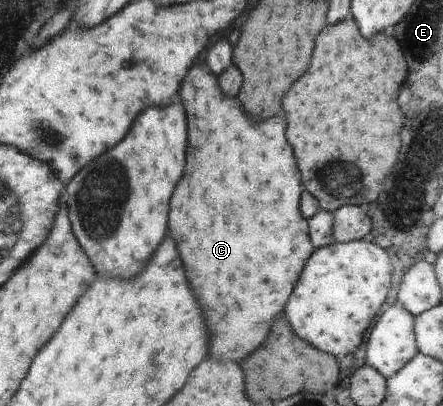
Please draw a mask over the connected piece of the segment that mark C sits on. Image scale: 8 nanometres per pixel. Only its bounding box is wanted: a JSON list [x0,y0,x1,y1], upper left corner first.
[169,62,313,361]

